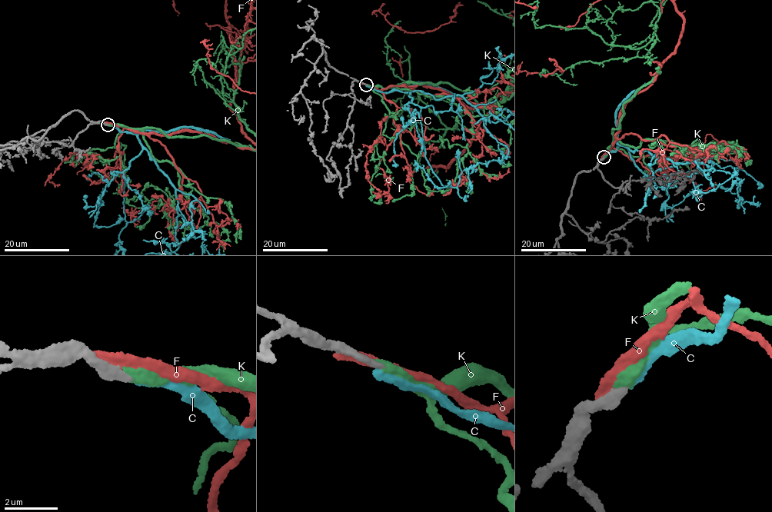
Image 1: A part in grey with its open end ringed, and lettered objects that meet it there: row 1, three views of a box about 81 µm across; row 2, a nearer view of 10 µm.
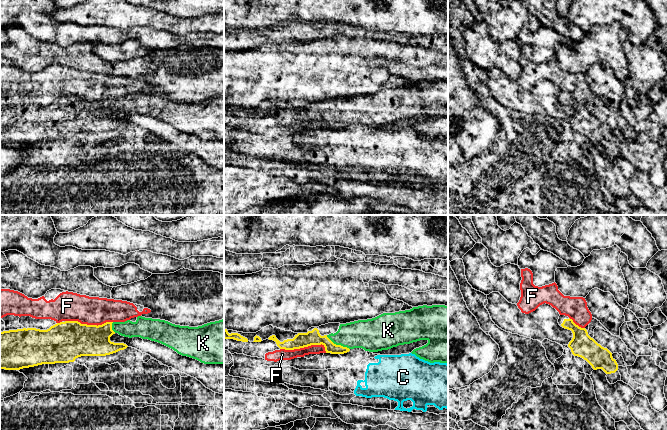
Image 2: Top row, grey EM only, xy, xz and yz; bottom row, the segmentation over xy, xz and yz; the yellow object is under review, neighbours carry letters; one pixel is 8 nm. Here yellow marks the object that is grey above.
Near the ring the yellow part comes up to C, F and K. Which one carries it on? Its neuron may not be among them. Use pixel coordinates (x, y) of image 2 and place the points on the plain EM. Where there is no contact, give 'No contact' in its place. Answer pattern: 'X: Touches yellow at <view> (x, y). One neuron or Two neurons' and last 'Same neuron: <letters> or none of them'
C: No contact. Two neurons
F: Touches yellow at xz (305, 122). Two neurons
K: Touches yellow at xz (338, 121). One neuron
Same neuron: K

